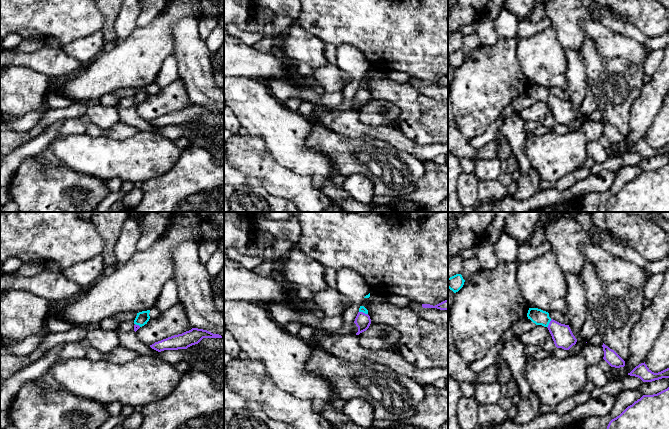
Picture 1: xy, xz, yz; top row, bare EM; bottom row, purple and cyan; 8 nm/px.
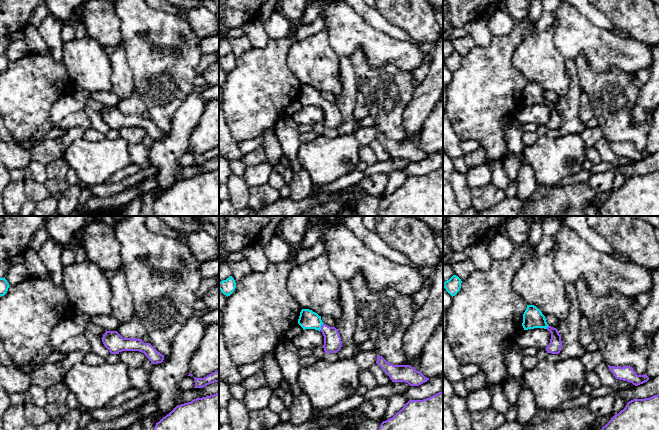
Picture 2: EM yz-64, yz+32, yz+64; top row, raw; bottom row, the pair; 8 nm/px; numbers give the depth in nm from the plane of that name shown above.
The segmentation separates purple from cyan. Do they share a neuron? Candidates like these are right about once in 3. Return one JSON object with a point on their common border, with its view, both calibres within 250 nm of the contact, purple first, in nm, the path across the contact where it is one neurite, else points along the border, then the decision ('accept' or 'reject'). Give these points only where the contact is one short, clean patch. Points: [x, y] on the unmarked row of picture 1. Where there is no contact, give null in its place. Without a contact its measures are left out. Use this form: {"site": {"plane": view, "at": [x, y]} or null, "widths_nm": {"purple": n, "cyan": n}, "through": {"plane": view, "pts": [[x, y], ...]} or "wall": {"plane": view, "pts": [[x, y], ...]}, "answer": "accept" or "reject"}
{"site": {"plane": "yz", "at": [549, 99]}, "widths_nm": {"purple": 160, "cyan": 120}, "through": {"plane": "yz", "pts": [[562, 111], [549, 99], [539, 93]]}, "answer": "accept"}

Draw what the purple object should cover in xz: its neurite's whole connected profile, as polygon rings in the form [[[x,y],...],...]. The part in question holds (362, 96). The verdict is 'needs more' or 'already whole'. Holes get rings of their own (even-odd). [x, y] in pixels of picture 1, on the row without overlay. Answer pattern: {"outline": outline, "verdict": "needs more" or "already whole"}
{"outline": [[[360,82],[354,99],[358,103],[358,108],[356,109],[356,111],[359,111],[360,109],[366,107],[369,104],[371,100],[371,95],[368,91],[368,86],[364,82]]], "verdict": "needs more"}

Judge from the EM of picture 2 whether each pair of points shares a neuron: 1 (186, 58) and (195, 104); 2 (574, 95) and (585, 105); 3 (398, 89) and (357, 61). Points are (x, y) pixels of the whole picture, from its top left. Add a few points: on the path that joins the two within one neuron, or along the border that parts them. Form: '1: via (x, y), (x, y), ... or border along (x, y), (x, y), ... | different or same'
1: border along (194, 86), (191, 93), (177, 109) | different
2: border along (581, 92), (579, 118), (584, 123) | different
3: via (388, 89), (385, 89), (367, 71) | same

